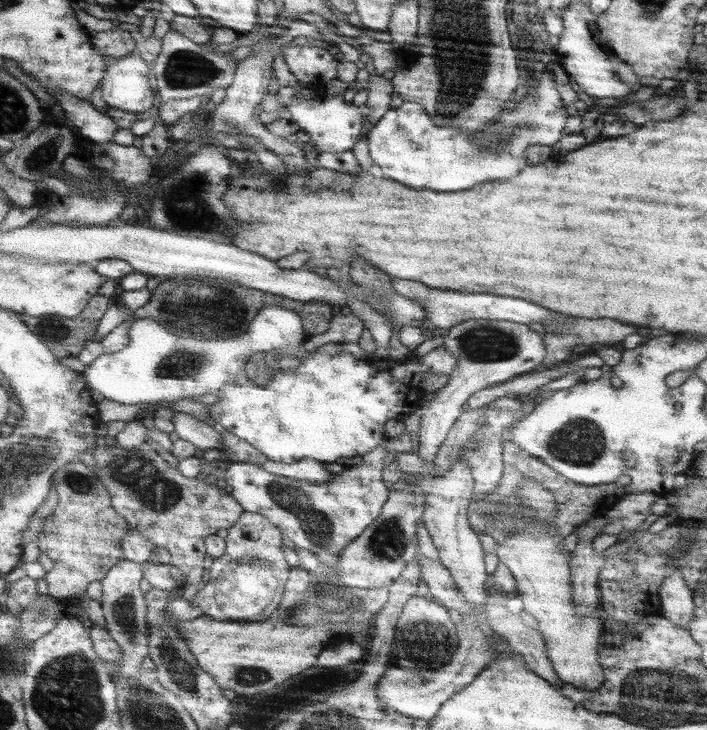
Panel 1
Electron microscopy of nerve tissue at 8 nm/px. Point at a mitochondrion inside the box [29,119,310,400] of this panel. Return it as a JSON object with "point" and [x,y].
{"point":[188,206]}

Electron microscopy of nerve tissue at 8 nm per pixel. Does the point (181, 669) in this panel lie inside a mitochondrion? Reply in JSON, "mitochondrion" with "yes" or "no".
{"mitochondrion":"yes"}

